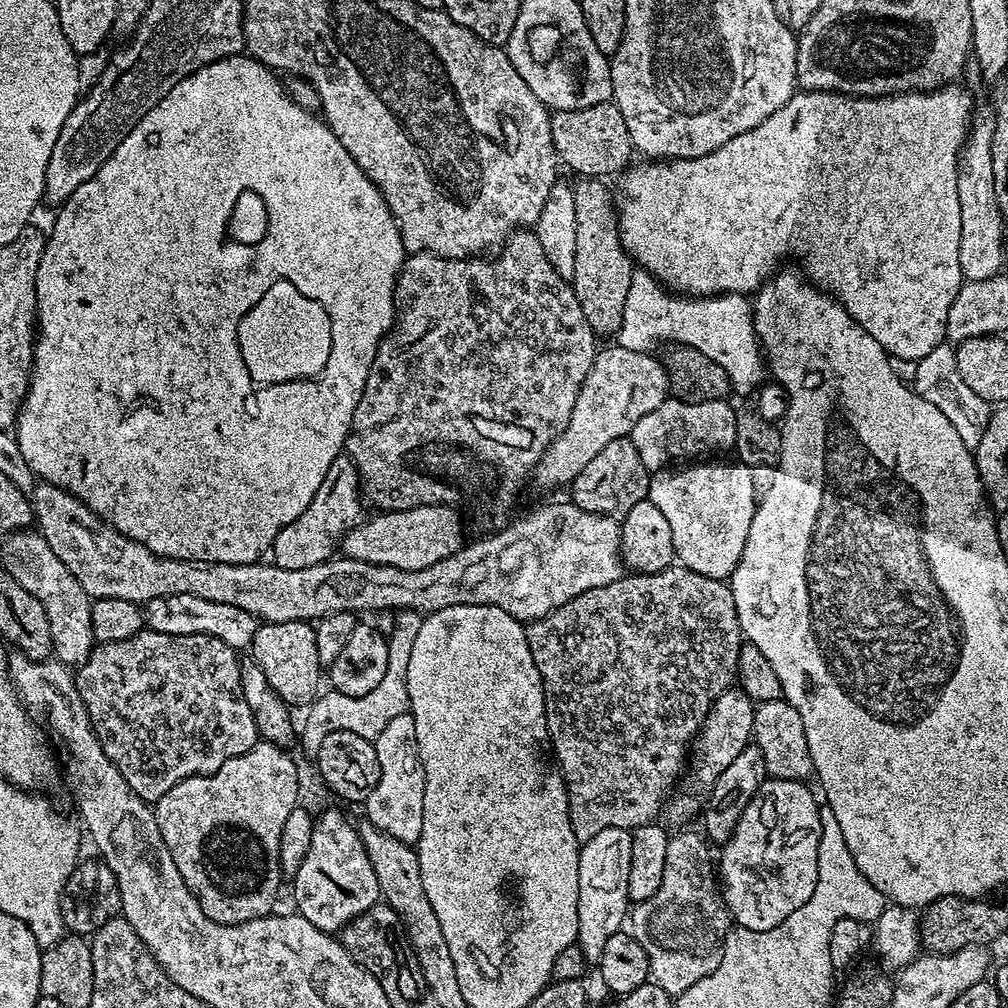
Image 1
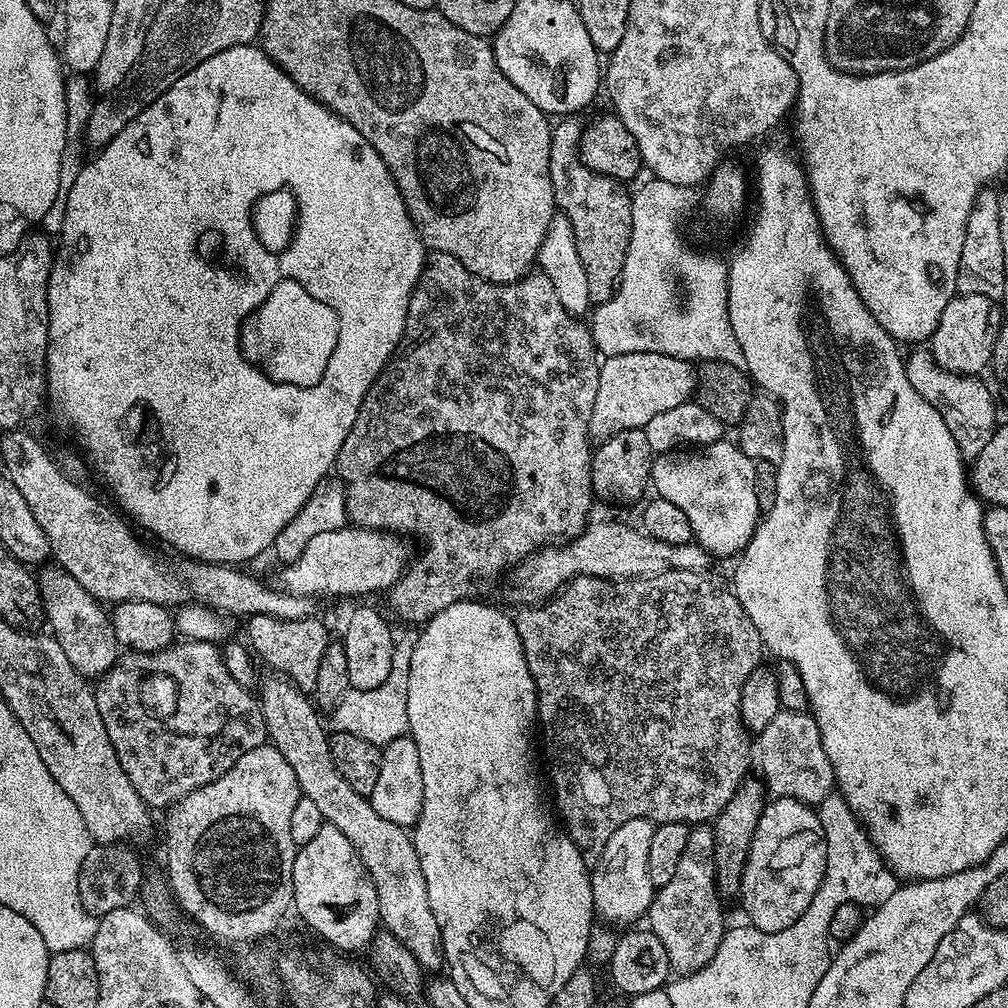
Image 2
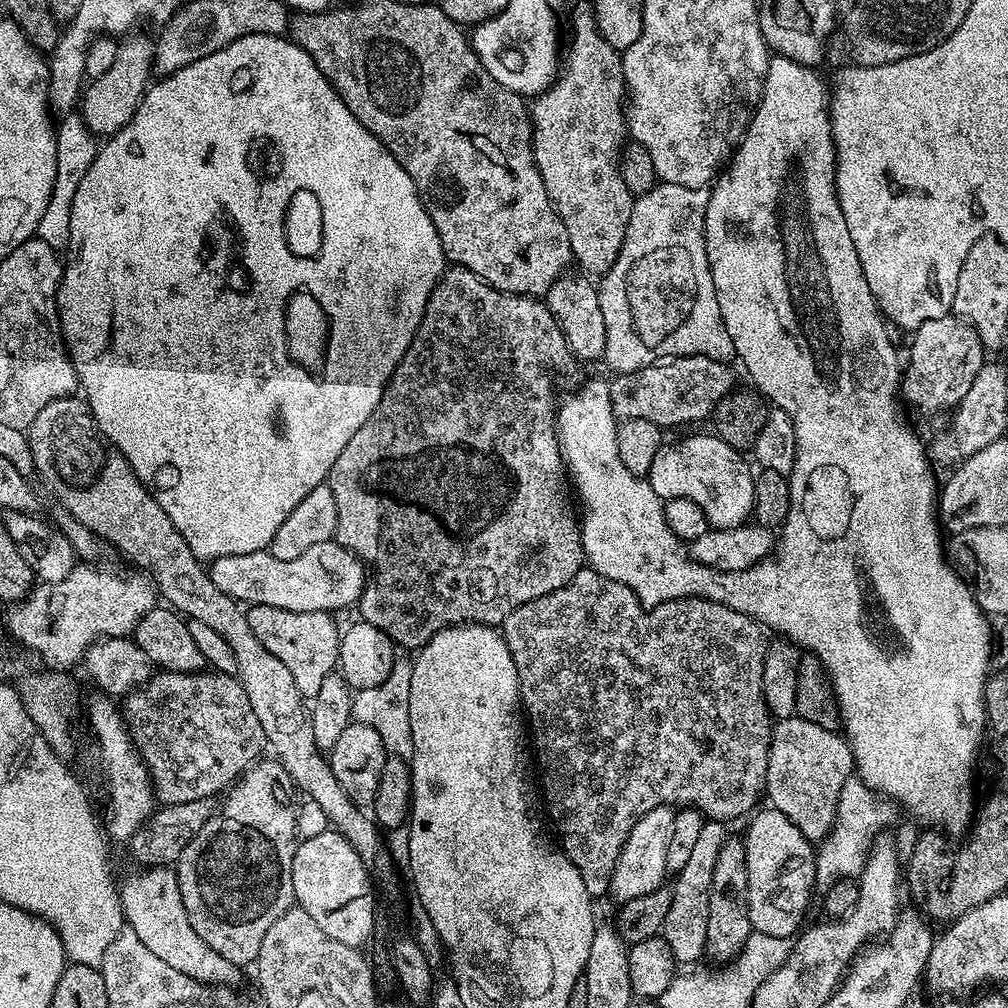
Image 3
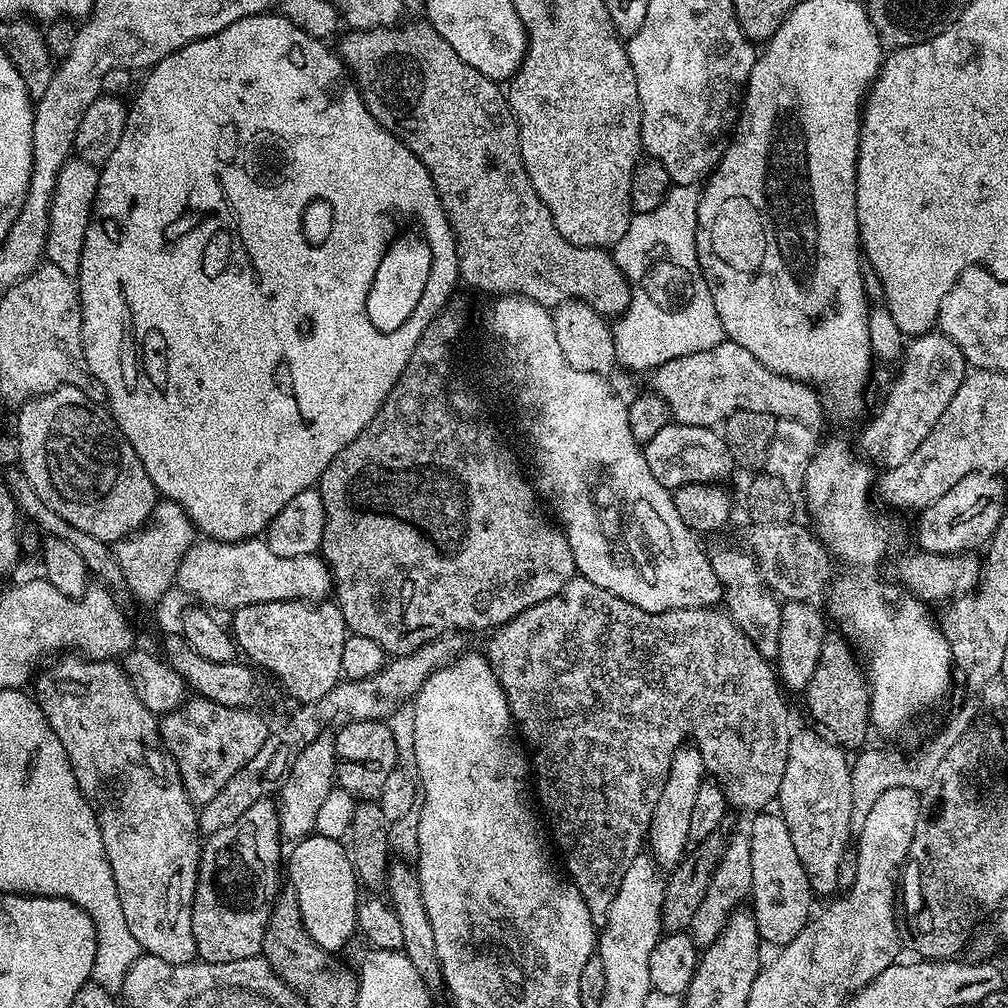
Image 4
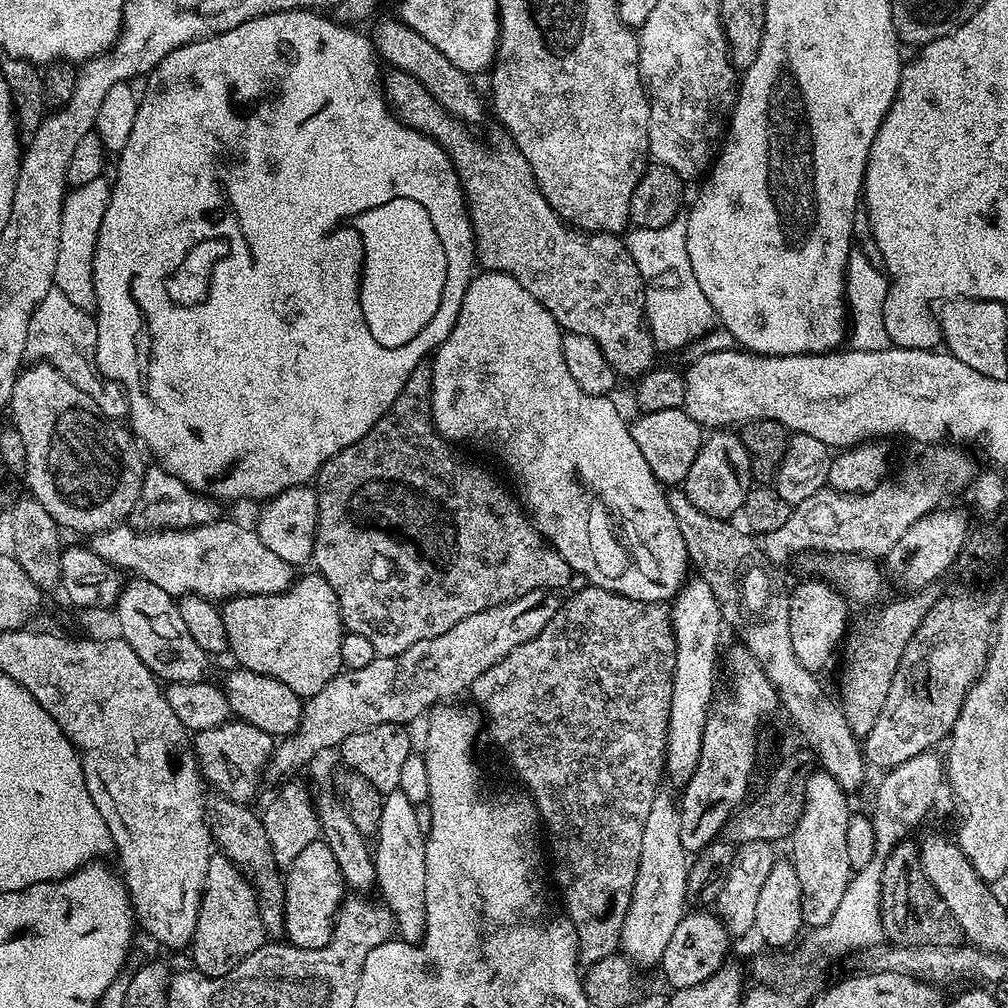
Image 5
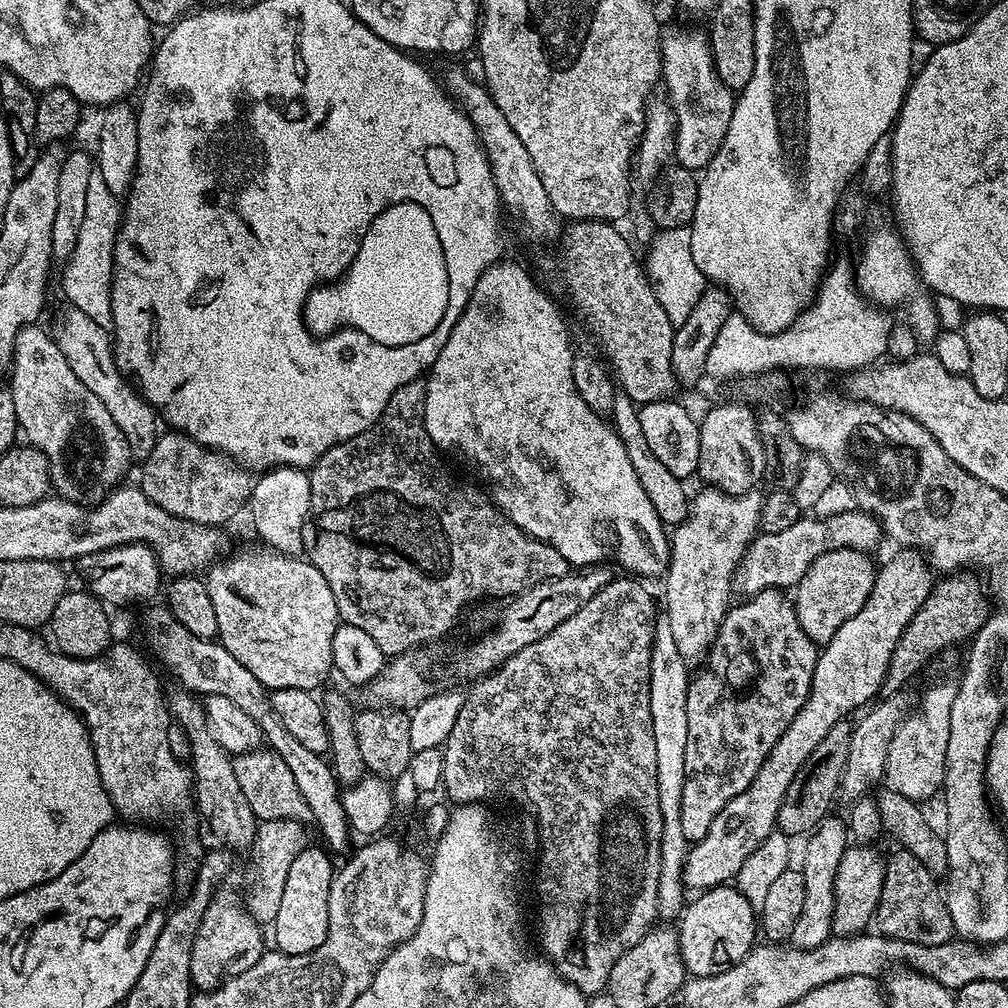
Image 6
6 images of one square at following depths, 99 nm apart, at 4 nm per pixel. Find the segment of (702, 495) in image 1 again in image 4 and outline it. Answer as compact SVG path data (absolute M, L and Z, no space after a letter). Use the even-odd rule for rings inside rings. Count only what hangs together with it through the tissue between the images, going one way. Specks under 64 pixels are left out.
M669 422L666 426L662 426L662 430L658 430L658 434L654 434L654 438L647 440L643 449L646 466L650 466L650 474L654 474L654 478L658 478L658 482L662 482L662 486L666 486L669 490L675 490L687 484L724 482L724 479L734 472L733 454L728 449L728 443L724 441L723 435L716 428L686 426Z

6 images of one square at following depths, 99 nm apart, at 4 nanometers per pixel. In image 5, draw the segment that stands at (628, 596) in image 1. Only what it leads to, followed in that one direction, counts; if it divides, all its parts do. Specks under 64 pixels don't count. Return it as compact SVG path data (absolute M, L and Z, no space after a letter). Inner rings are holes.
M584 586L581 592L573 594L569 600L565 599L561 603L559 610L554 614L554 618L550 618L550 622L546 622L546 626L534 638L530 638L528 642L522 642L522 646L518 646L514 650L510 650L510 654L506 654L506 658L502 658L500 662L494 666L490 666L486 670L486 674L478 674L478 678L474 678L470 689L470 696L473 696L475 707L482 713L483 719L486 721L486 736L493 740L500 747L502 755L508 759L508 764L525 780L527 791L530 793L533 800L536 801L536 807L542 817L543 827L546 829L546 836L552 839L552 856L556 859L556 880L560 883L560 888L564 891L563 911L568 917L568 921L574 926L576 931L576 947L578 949L578 960L581 965L587 966L598 962L602 958L613 955L619 949L620 935L622 934L622 926L626 922L626 914L630 910L630 902L632 901L632 891L634 890L634 882L638 878L638 862L642 854L642 832L646 826L646 818L650 814L650 805L654 803L656 793L661 791L663 781L666 776L666 757L668 755L668 719L670 718L670 702L672 701L672 675L676 669L676 639L674 638L674 630L672 629L672 613L667 603L661 602L646 602L645 600L635 600L632 597L626 597L617 592L611 592L605 588L594 588Z

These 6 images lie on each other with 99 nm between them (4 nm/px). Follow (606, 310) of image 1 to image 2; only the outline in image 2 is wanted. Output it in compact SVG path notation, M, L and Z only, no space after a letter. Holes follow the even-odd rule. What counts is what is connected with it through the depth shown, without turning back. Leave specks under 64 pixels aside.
M564 118L552 130L550 142L550 182L554 190L556 207L574 226L574 242L578 246L578 258L582 258L582 266L586 266L586 283L590 290L593 305L605 304L616 292L620 283L622 266L626 262L626 250L630 246L630 230L632 229L632 197L629 189L621 181L612 180L608 176L590 170L580 161L580 134L582 124L579 119Z

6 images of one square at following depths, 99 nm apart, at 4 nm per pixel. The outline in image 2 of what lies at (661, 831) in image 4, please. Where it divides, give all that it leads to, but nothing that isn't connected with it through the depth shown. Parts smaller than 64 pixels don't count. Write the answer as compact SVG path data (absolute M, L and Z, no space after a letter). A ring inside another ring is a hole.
M634 818L630 822L622 822L622 826L618 826L618 830L610 834L606 846L595 857L596 868L594 864L590 872L592 906L595 915L605 925L632 926L639 921L636 920L639 916L640 919L647 917L654 895L648 869L650 838L654 838L654 825L651 820Z

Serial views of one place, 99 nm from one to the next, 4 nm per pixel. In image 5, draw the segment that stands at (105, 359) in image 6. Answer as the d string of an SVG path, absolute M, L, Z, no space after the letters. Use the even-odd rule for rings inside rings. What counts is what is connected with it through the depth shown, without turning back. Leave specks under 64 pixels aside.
M53 290L38 302L30 318L24 354L29 361L54 365L74 382L74 386L78 386L78 390L82 390L82 394L94 398L96 405L108 416L127 417L128 395L120 383L101 376L96 367L96 317L91 312L78 310L66 294Z

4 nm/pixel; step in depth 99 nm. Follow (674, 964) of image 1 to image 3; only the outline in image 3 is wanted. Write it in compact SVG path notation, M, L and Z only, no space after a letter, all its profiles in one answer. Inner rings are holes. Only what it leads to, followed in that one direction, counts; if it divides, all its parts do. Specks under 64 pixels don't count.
M705 819L702 835L697 839L686 866L675 875L676 886L672 888L672 902L666 914L662 935L670 946L677 965L692 966L706 952L706 914L708 913L708 891L714 878L714 866L718 863L718 850L722 850L726 839L725 821Z

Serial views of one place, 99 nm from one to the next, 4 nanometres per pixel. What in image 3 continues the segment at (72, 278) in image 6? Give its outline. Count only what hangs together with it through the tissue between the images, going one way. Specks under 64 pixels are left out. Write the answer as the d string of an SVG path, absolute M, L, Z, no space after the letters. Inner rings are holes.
M68 114L59 121L56 134L56 173L54 174L54 190L50 194L50 202L46 202L46 214L42 214L42 222L38 222L36 236L46 246L57 250L67 249L70 242L71 207L74 206L75 194L86 172L94 162L98 151L97 137L86 126L83 116Z

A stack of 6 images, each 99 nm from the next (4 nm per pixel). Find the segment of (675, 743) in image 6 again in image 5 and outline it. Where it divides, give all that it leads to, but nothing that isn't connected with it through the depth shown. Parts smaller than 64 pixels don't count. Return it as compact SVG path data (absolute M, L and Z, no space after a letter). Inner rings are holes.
M667 790L656 793L654 803L650 805L650 814L646 818L646 826L642 832L642 854L638 862L638 878L634 882L630 910L626 914L626 922L622 926L619 951L627 956L633 965L648 968L659 965L662 950L670 943L670 937L678 922L686 915L684 903L690 900L688 892L688 870L690 865L689 853L685 852L680 837L680 810L677 797L671 796Z

